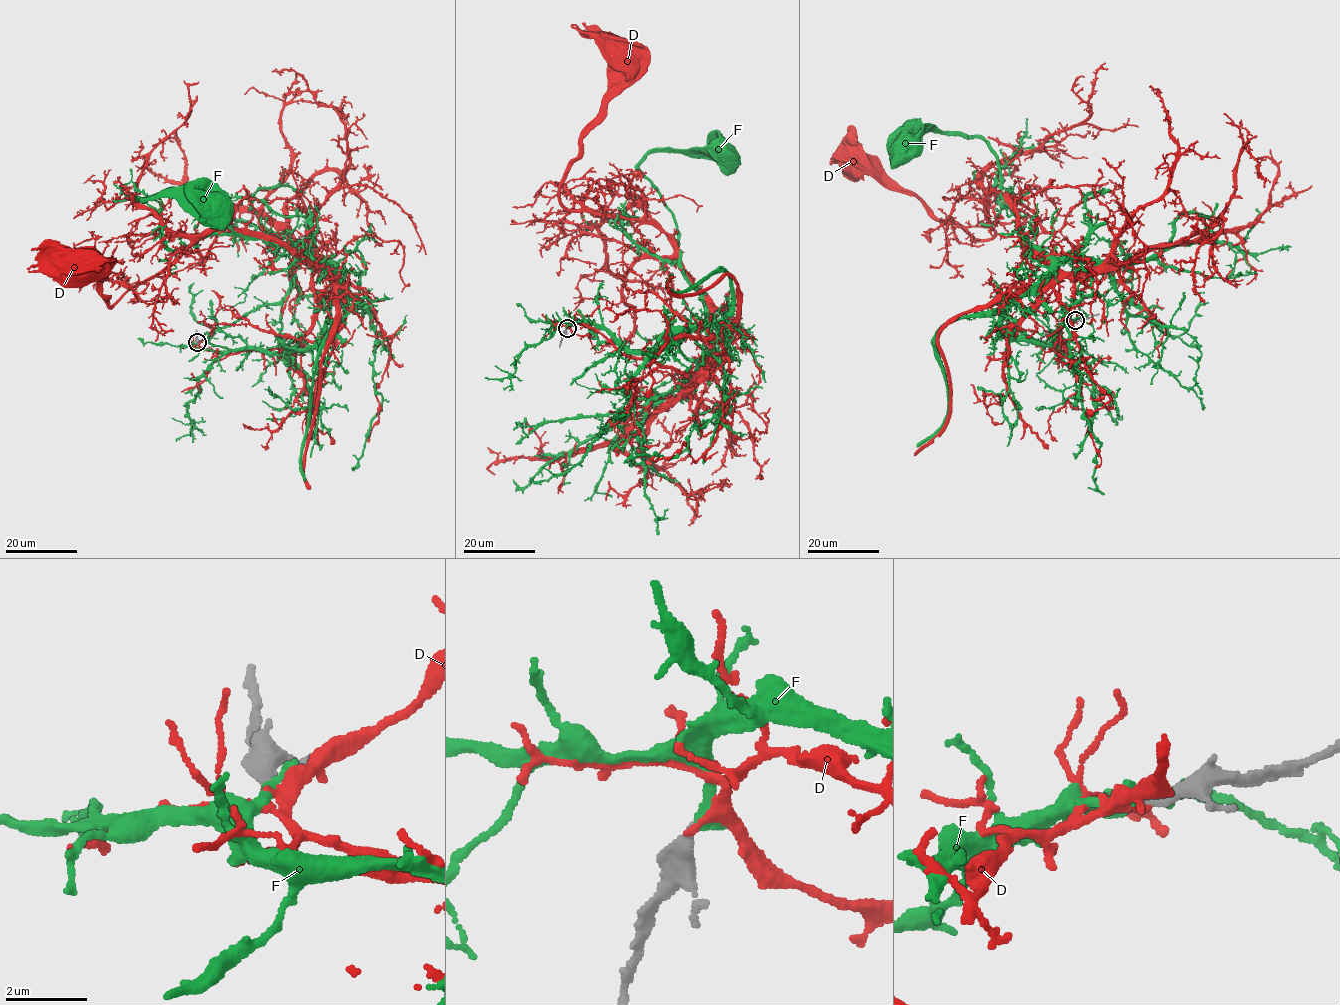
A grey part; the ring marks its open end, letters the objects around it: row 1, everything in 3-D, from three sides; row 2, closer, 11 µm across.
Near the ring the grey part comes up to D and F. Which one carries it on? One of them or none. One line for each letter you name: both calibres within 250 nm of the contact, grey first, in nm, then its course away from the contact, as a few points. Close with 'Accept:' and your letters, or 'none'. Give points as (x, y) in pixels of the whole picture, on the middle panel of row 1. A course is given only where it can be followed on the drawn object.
F: Thickness 320 nm (grey) against 240 nm. Its course: (567, 329), (580, 319), (652, 352), (715, 324), (725, 355), (639, 168), (668, 148), (723, 155)
Accept: F

